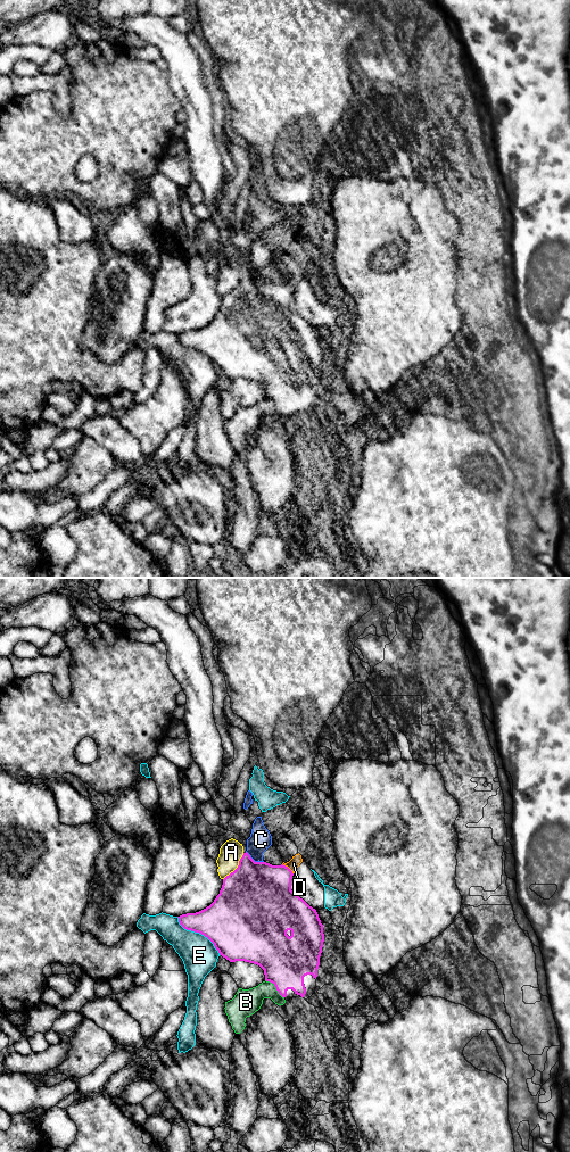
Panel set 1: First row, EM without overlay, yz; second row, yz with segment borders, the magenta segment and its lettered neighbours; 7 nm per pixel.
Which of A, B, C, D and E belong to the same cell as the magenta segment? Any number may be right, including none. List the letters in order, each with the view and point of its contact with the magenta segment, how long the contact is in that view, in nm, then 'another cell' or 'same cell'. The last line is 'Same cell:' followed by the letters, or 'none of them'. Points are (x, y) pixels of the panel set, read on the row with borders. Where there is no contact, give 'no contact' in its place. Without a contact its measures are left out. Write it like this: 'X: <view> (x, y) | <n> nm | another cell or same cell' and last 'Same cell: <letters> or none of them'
A: yz (238, 867) | 240 nm | another cell
B: yz (275, 987) | 190 nm | another cell
C: yz (253, 860) | 150 nm | another cell
D: yz (288, 868) | 110 nm | same cell
E: yz (198, 931) | 420 nm | another cell
Same cell: D

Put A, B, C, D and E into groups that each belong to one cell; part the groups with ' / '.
A / B C / D / E

